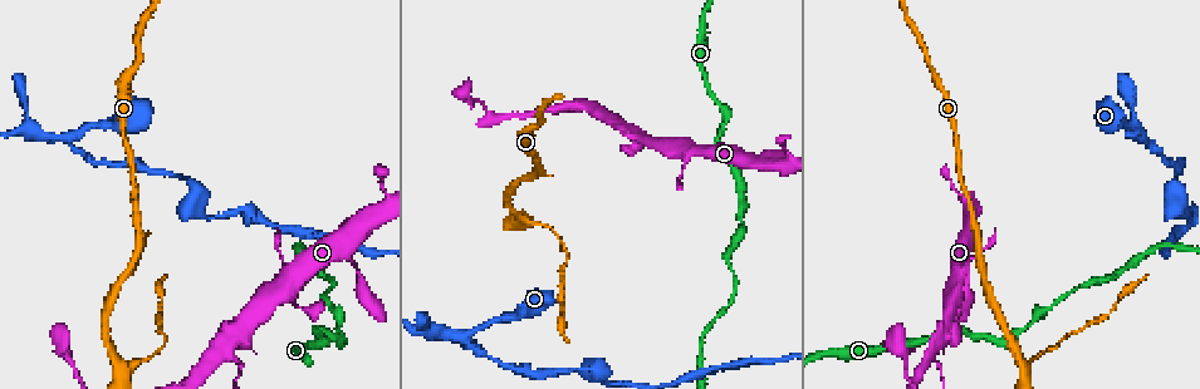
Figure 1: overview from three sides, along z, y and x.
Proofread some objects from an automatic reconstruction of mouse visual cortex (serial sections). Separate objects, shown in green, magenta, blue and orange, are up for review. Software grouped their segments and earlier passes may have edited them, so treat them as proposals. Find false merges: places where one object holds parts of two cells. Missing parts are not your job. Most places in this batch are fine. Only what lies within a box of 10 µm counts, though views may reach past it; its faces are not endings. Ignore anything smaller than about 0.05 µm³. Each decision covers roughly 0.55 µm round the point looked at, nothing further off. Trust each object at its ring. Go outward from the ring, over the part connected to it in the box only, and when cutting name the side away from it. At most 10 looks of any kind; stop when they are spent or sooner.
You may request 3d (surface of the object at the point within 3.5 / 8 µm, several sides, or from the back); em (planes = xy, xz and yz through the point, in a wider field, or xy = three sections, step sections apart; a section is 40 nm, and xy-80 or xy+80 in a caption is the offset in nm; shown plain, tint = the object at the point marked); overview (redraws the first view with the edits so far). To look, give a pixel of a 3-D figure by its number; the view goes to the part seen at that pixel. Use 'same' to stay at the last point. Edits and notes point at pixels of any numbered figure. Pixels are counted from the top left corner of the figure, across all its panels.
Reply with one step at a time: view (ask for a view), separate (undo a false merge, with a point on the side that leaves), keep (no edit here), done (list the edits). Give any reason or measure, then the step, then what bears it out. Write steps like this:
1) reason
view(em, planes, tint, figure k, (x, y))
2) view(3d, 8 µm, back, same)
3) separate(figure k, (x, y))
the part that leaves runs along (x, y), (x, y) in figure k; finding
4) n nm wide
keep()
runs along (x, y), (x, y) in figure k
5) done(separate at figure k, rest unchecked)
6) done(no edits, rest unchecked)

abrupt turn
view(3d, 3.5 µm, figure 1, (314, 329))

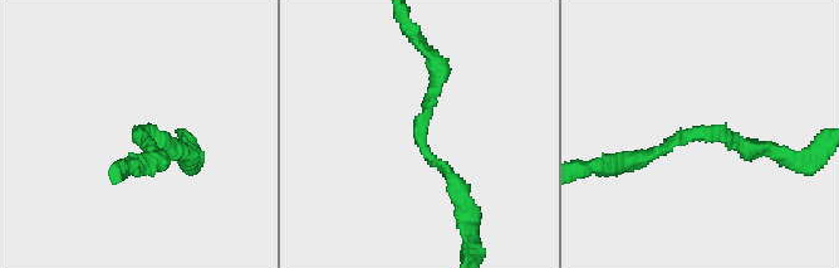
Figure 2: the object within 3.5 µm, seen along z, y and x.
now the EM
view(em, xy, step 2, tint, figure 2, (138, 135))

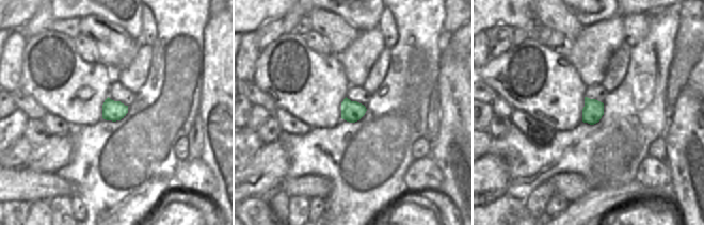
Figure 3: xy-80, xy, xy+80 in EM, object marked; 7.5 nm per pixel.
keep()
runs along (433, 66), (418, 140), (461, 201) in figure 2; one cell here

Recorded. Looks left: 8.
arms part here
view(3d, 3.5 µm, figure 1, (238, 336))

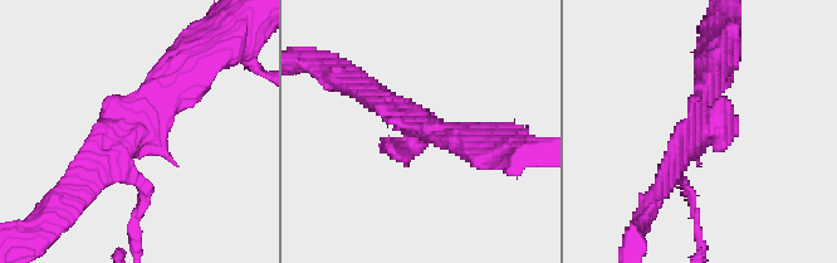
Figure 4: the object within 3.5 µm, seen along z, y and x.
view(em, xy, step 1, tint, figure 4, (422, 128))

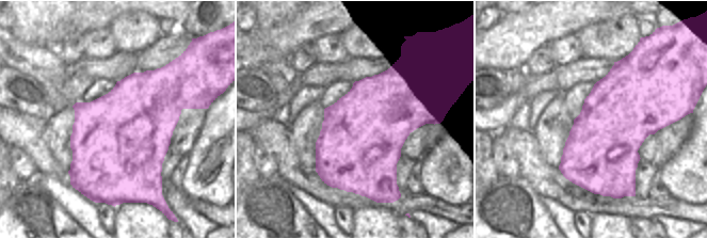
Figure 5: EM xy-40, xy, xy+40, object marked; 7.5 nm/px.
keep()
runs along (199, 66), (83, 183) in figure 4; one cell here

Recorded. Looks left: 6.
view(3d, 3.5 µm, figure 1, (523, 219))

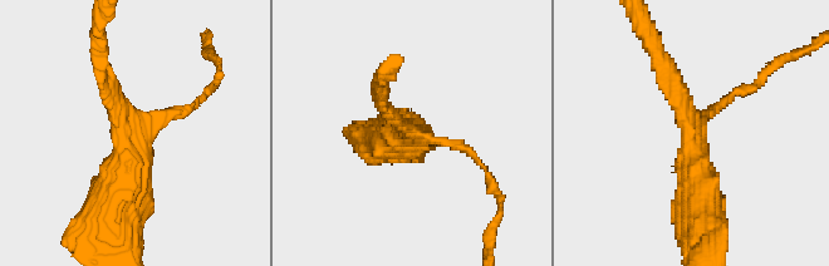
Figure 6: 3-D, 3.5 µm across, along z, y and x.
3 arms; arms of 150, 200, 450 nm
view(em, planes, tint, figure 6, (406, 131))

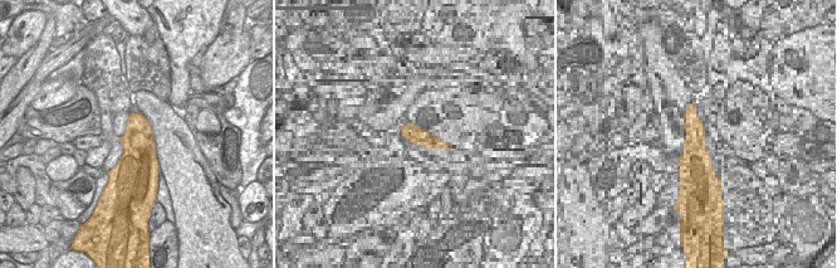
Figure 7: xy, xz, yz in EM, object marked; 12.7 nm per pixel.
keep()
runs along (653, 47), (707, 186) in figure 6; continuous, no second cell

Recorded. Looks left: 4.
arms part here
view(3d, 3.5 µm, back, figure 1, (68, 139))

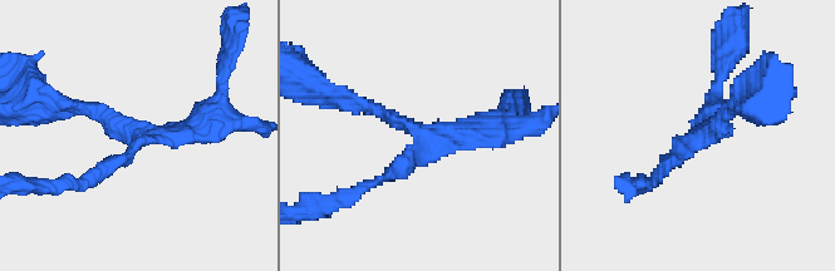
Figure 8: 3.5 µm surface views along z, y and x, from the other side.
3 arms; arms of 150, 200, 250 nm
view(em, xy, step 5, tint, figure 8, (418, 135))

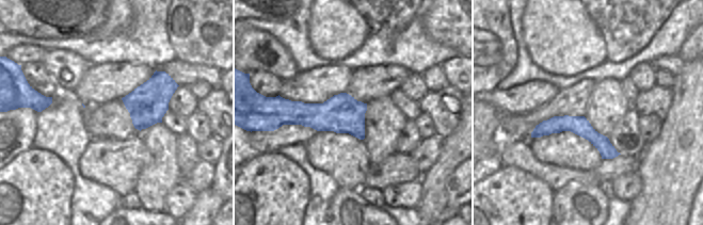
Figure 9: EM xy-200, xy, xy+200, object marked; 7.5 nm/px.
300 nm wide
keep()
runs along (737, 106), (731, 106), (653, 175) in figure 8; one cell here

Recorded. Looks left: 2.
done(no edits, rest unchecked)

